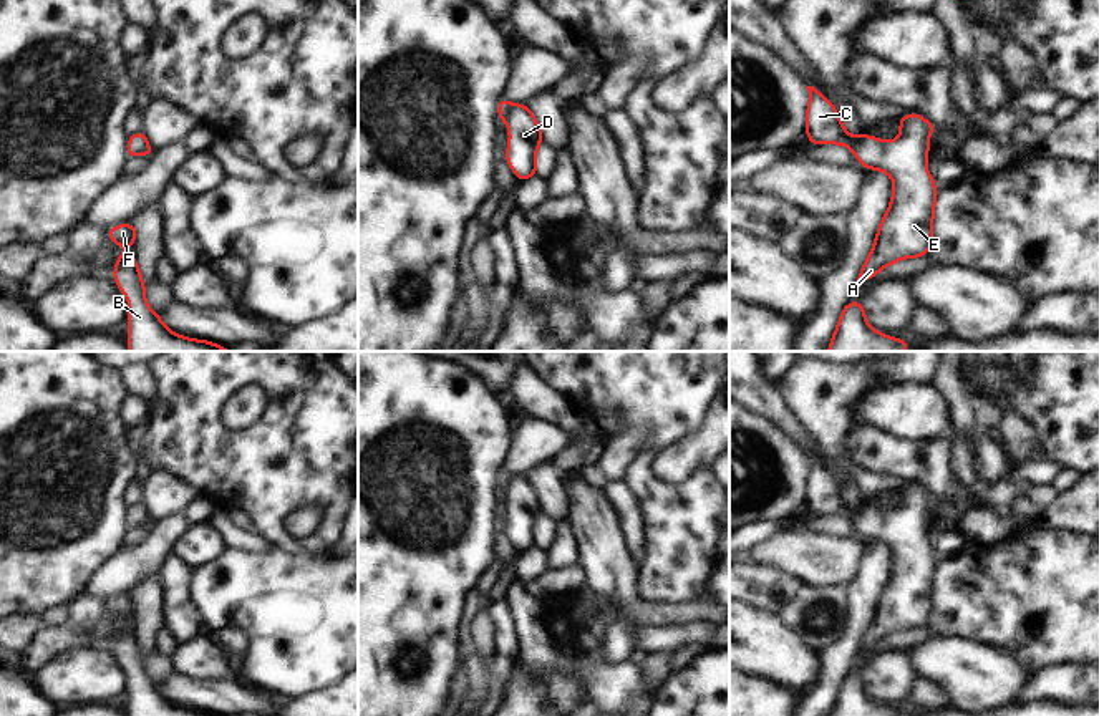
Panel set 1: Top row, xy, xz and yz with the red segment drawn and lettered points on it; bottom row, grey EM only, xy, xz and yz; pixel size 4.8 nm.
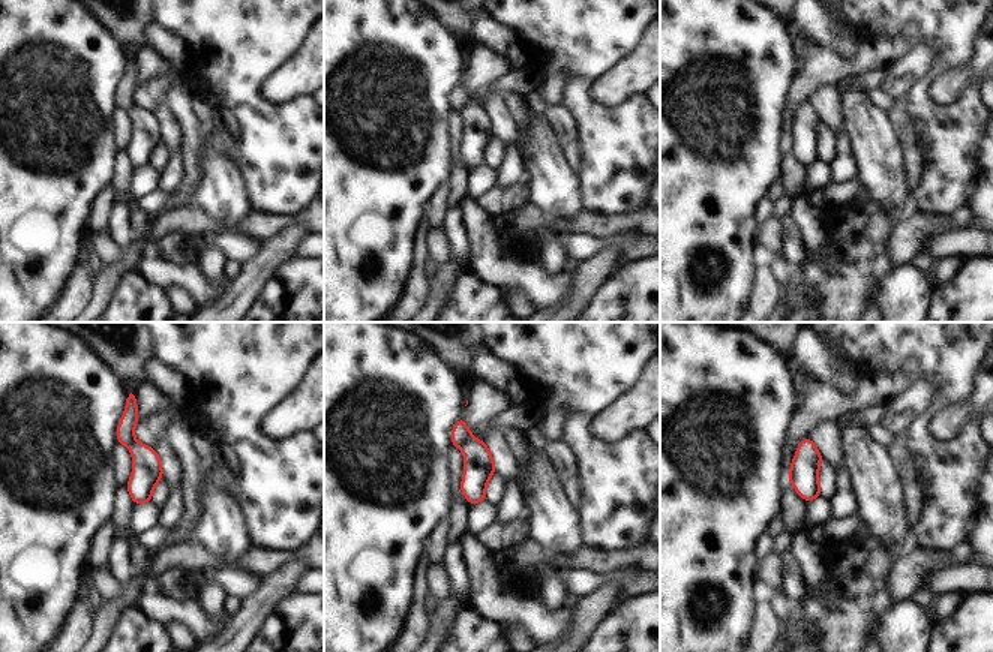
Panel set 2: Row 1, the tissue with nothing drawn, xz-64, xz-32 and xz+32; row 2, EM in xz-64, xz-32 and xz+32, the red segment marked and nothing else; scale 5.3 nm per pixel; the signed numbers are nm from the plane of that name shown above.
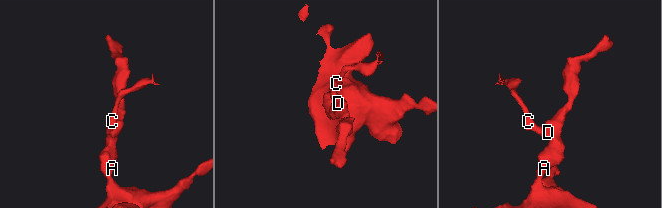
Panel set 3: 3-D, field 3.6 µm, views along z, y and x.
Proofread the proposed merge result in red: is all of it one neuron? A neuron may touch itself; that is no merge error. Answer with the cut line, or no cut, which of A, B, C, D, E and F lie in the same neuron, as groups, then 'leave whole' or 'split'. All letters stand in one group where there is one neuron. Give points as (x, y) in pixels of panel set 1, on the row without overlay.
xz (516, 476), (506, 493) | A B D E F / C | split

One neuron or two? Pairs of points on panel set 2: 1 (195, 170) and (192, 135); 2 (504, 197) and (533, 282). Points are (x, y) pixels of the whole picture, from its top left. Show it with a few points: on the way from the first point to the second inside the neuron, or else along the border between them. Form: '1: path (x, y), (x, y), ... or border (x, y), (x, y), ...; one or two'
1: path (195, 161), (195, 144); one
2: border (474, 198), (494, 216); two

